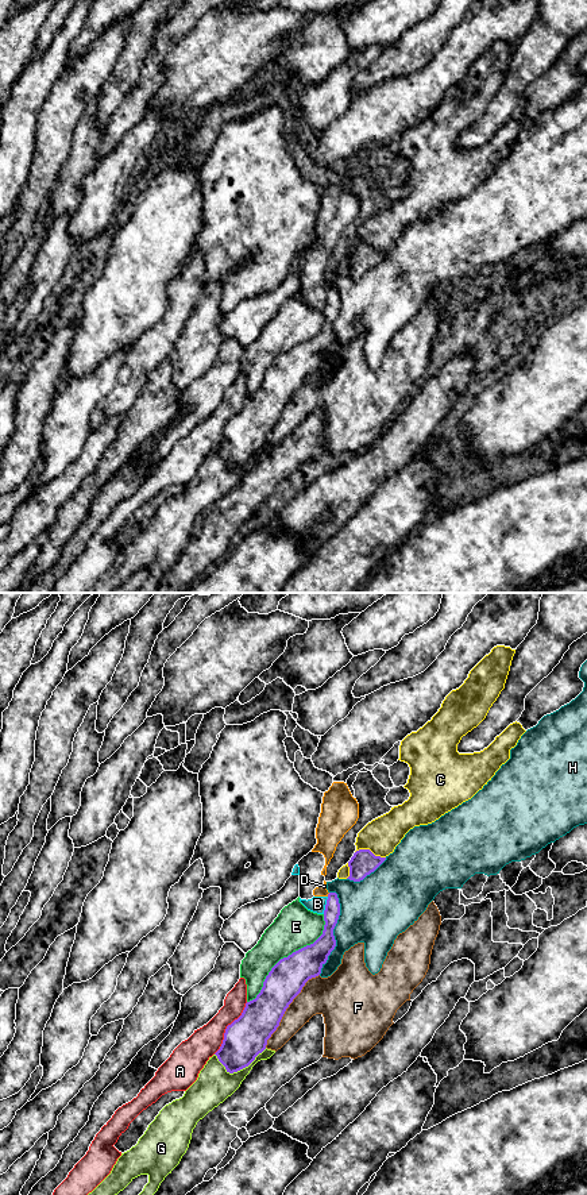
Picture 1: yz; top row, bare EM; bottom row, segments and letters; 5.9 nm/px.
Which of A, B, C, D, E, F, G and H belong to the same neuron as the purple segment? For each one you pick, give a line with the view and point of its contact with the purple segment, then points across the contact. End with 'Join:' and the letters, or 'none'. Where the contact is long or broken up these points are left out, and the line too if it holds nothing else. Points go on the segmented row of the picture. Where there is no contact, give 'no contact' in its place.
Join: none

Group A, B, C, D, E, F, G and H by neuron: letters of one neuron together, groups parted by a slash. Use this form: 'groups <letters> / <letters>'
groups A / B D / C / E / F / G / H

